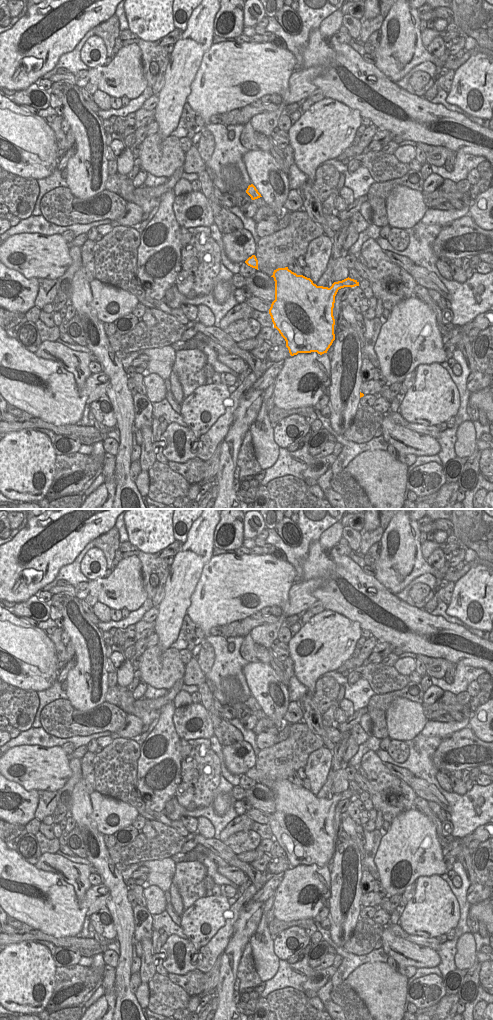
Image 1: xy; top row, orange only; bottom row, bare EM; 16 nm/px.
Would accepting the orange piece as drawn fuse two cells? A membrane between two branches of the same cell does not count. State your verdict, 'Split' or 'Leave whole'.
Leave whole.

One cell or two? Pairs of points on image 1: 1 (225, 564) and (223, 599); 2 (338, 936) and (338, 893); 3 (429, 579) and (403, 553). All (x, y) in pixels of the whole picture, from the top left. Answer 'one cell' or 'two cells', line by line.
1: one cell
2: one cell
3: two cells

